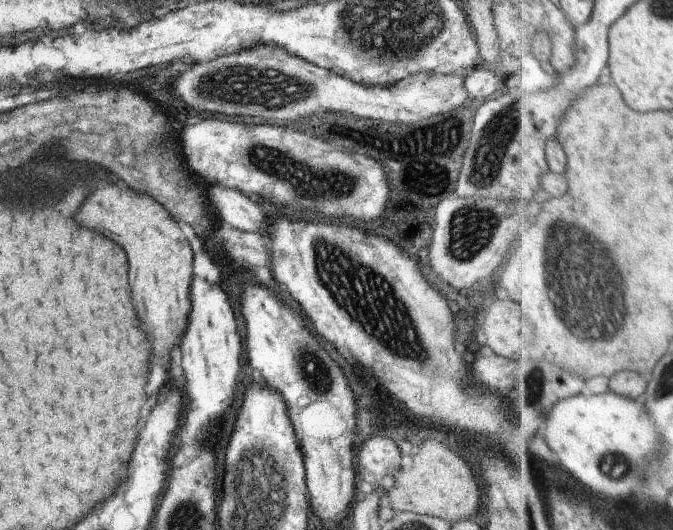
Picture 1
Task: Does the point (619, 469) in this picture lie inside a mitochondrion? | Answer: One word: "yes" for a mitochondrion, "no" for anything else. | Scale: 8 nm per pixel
yes

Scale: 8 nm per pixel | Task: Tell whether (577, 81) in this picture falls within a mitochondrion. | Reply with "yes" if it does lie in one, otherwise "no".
yes

